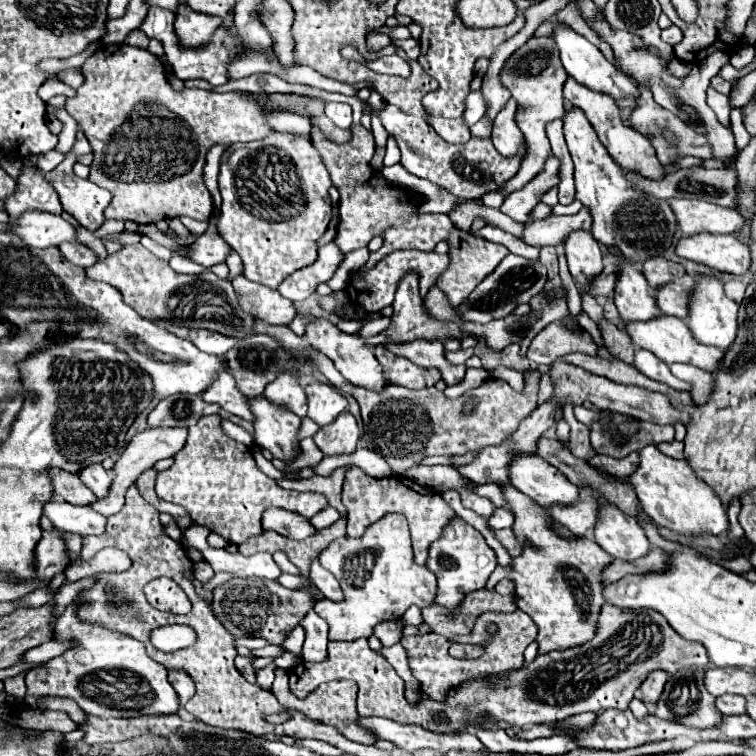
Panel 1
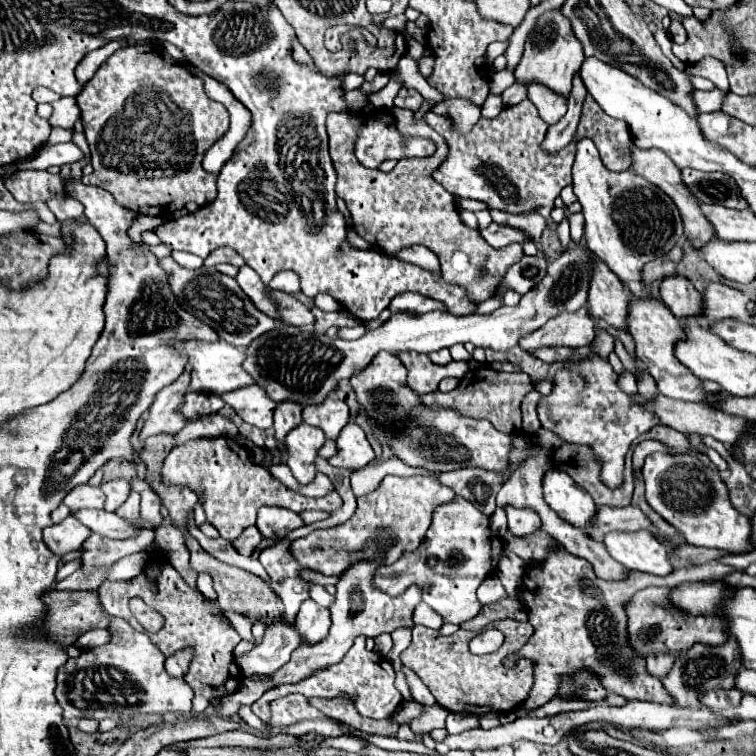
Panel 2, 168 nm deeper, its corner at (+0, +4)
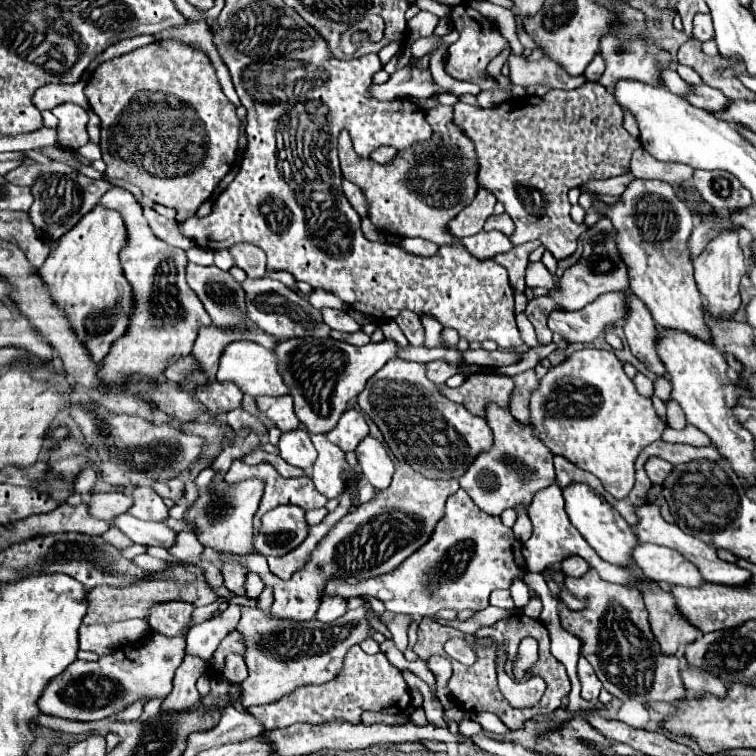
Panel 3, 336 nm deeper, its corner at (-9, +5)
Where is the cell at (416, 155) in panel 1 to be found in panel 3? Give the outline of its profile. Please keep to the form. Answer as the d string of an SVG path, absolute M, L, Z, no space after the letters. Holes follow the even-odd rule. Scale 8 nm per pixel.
M585 83L575 91L549 91L543 97L525 95L521 99L503 101L491 109L477 109L465 103L455 105L455 123L471 137L479 155L479 185L489 189L497 201L505 205L505 211L515 223L511 235L513 245L539 239L555 259L571 257L577 251L577 239L587 229L585 223L575 223L569 217L567 191L587 183L591 179L609 179L629 171L631 153L639 147L623 127L623 111L615 103L615 97L599 83Z

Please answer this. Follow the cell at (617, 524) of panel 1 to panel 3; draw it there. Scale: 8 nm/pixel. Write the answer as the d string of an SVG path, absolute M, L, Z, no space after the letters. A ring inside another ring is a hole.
M639 543L639 547L633 551L633 559L643 575L651 581L665 581L667 585L683 587L699 587L703 583L699 569L675 549Z

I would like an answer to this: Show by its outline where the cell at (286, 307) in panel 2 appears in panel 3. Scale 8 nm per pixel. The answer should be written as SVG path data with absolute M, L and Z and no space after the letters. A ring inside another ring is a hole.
M321 309L323 311L323 321L337 331L345 331L345 333L355 333L361 331L361 323L357 323L349 313L345 311L335 311L335 309Z

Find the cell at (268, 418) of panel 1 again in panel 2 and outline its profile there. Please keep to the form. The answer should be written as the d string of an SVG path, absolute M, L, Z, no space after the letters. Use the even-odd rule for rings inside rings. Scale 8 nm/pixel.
M306 422L298 424L294 432L286 434L286 464L300 484L308 484L314 478L314 458L322 444L322 428L314 428Z

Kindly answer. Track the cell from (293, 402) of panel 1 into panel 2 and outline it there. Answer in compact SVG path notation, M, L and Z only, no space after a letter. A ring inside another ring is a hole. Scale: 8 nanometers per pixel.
M284 400L276 406L274 410L274 430L276 430L276 442L278 448L282 448L284 436L302 422L302 406L292 402L292 400Z

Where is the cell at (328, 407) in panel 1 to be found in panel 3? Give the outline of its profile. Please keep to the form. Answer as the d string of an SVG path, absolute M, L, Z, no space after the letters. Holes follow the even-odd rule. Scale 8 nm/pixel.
M349 407L339 423L335 425L333 431L327 433L327 439L331 443L335 443L337 447L341 447L343 451L355 451L355 447L369 435L369 425L365 421L365 417L355 411L353 407Z

